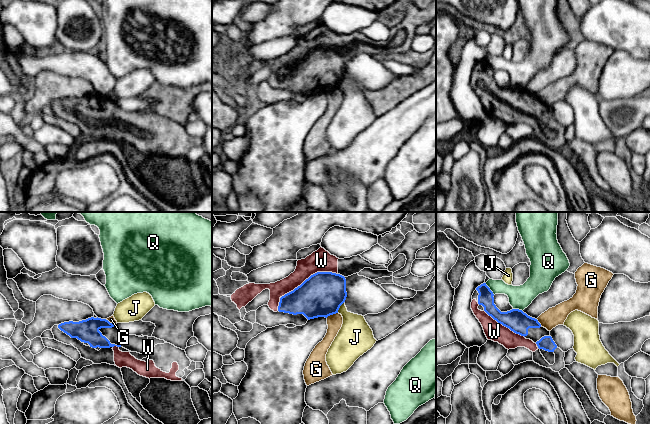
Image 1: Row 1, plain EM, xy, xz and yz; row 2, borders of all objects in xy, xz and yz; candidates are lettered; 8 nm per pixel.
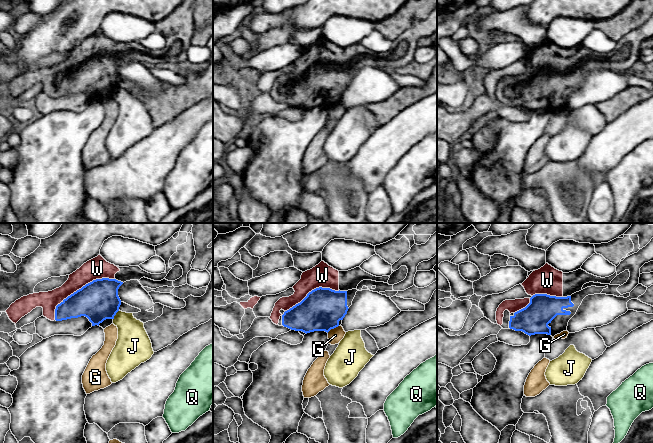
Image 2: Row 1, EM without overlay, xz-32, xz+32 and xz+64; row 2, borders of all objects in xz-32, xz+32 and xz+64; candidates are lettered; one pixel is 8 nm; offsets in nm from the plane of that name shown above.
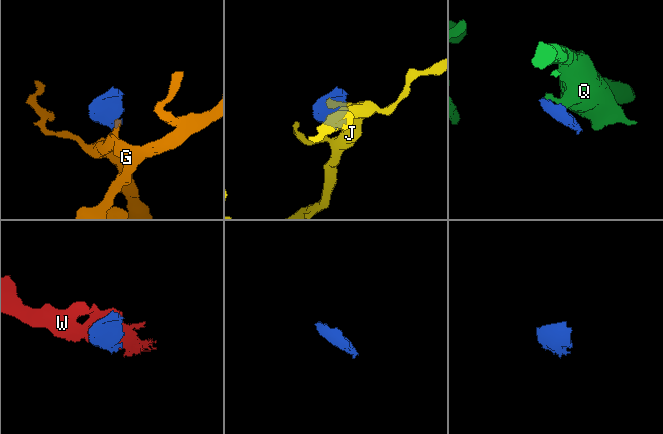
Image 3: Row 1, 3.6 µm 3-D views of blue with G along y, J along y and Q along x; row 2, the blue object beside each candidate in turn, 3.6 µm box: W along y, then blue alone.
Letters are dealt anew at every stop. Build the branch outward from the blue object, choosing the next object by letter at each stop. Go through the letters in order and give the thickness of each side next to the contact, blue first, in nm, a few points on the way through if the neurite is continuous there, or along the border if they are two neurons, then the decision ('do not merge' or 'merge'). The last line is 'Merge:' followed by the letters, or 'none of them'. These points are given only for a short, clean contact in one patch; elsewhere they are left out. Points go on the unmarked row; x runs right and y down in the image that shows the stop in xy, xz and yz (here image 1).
G: 360/120 nm | along xz (337, 88), (326, 93) | do not merge
J: 360/260 nm | along xz (343, 78), (337, 88) | do not merge
Q: 130/180 nm | do not merge
W: 360/180 nm | merge
Merge: W

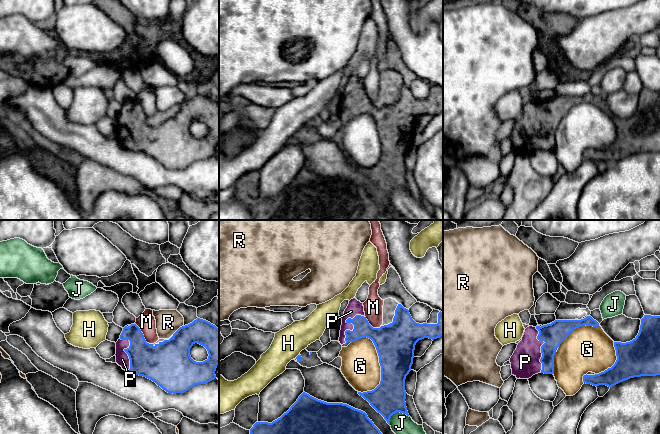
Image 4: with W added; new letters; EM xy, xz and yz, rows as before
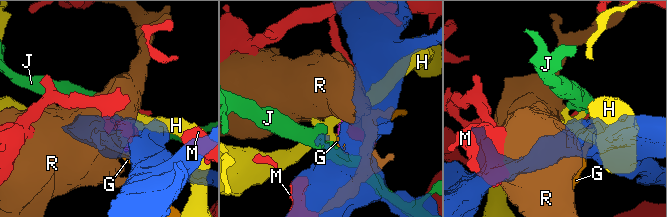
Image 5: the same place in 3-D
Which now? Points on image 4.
G: 320/300 nm | do not merge
H: 50/240 nm | do not merge
J: 260/180 nm | do not merge
M: 280/150 nm | do not merge
P: 140/120 nm | merge
R: 340/190 nm | along xy (182, 101), (172, 112) | do not merge
Merge: P

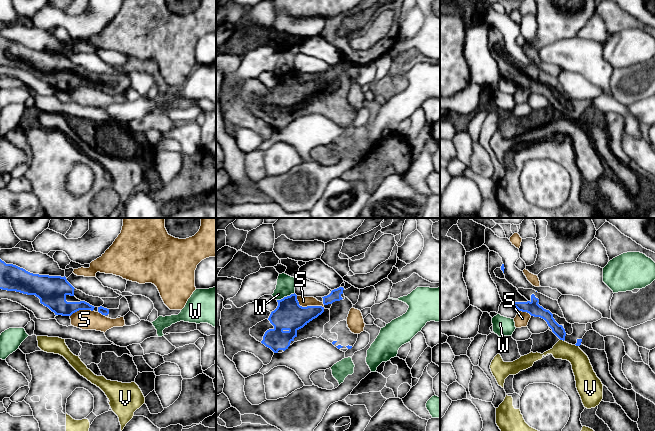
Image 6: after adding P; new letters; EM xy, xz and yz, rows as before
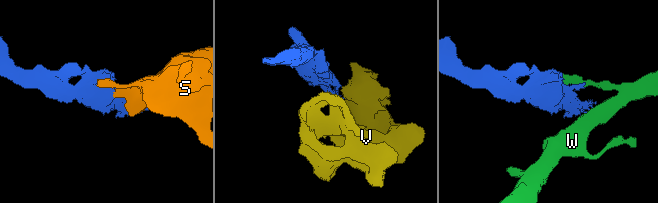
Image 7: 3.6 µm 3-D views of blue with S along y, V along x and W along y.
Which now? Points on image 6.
S: 240/80 nm | along xz (296, 72), (296, 75), (302, 82), (323, 83) | do not merge
V: 90/150 nm | along yz (560, 115), (563, 117) | do not merge
W: 240/150 nm | do not merge
Merge: none of them

